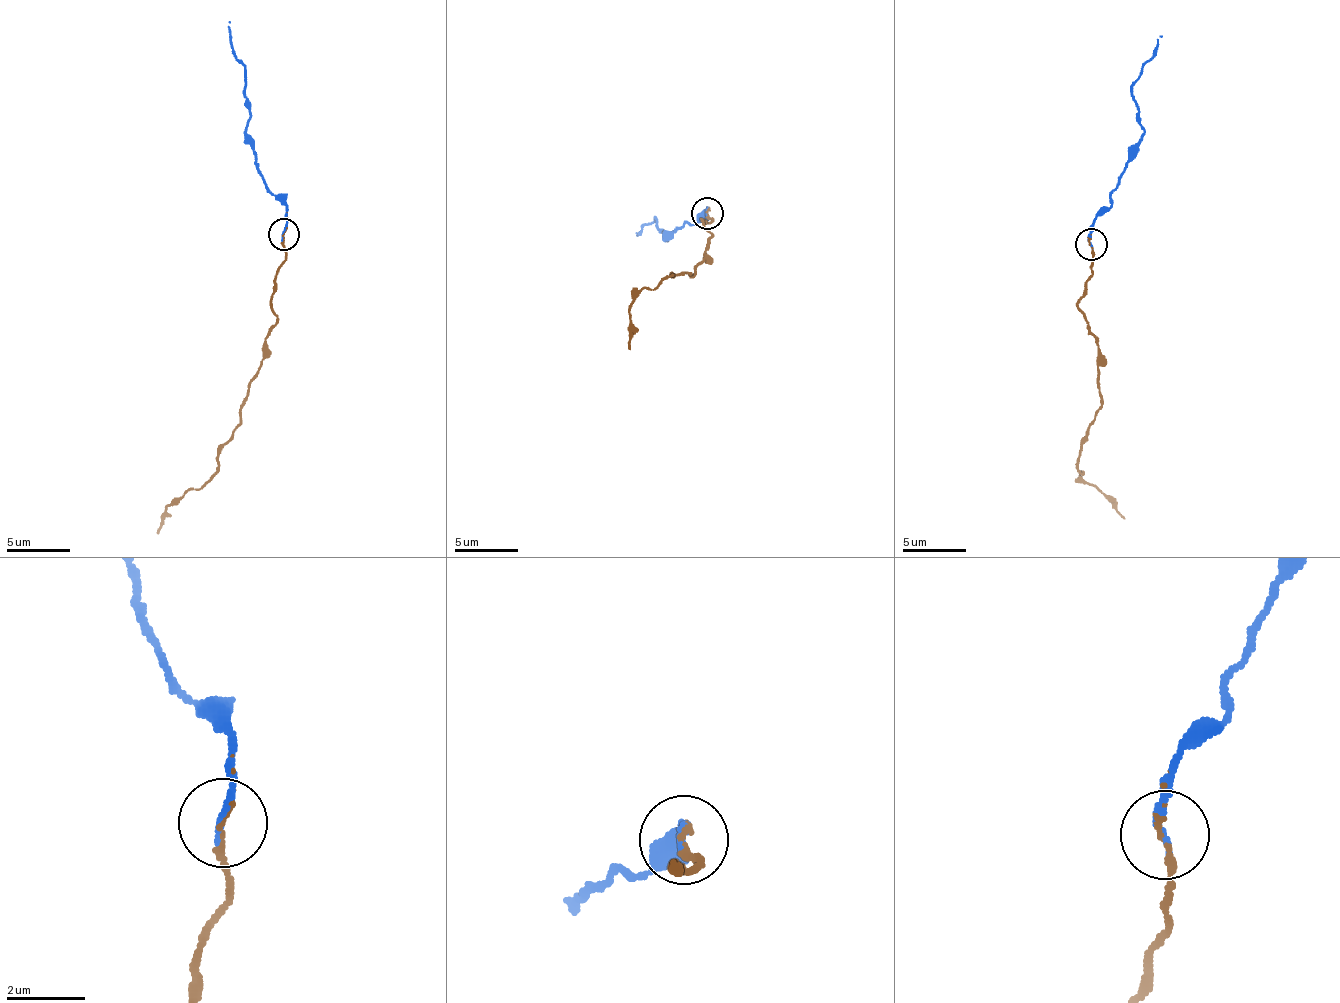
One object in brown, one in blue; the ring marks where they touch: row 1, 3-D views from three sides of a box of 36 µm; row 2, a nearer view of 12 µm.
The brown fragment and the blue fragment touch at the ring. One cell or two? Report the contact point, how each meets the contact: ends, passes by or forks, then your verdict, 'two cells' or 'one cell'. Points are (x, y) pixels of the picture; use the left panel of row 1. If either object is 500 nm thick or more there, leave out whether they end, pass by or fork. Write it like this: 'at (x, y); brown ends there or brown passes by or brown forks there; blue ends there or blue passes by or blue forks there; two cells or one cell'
at (283, 234); brown passes by; blue ends there; one cell

